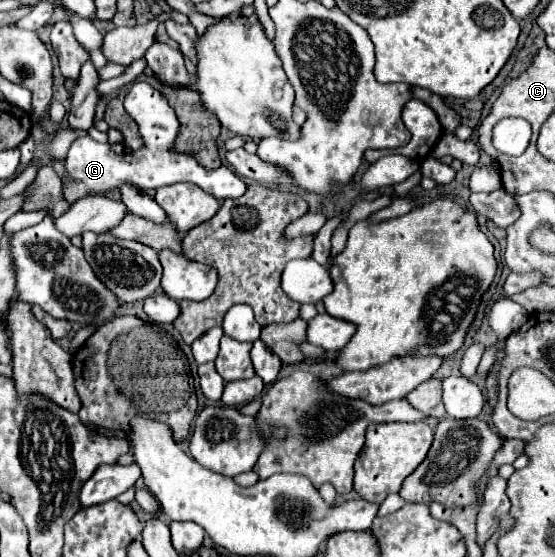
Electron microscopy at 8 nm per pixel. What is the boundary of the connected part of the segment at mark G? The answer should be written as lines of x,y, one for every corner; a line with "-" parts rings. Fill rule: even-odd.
141,81
133,83
123,105
125,105
127,113
137,121
145,147
141,151
127,153
121,143
117,143
117,145
97,143
89,135
73,141
73,145
69,147
67,159
65,159
67,177
63,179
63,195
69,203
75,203
77,199
81,199
93,191
103,193
103,191
117,189
123,183
129,183
129,185
135,185
137,189
147,191
147,189
159,189
165,185
173,185
179,181
189,181
189,183
199,185
203,191
211,193
219,201
227,199
227,197
241,197
247,191
245,181
225,165
209,171
209,169
201,167
189,155
169,153
173,139
177,135
177,129
179,129
179,121
177,121
175,111
169,107
165,95
155,91
149,83
141,83

